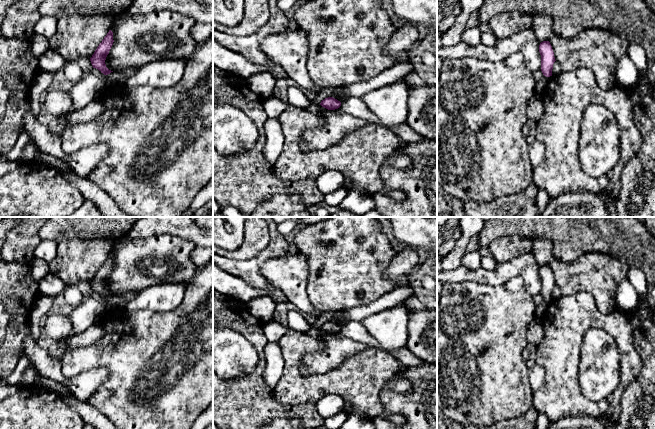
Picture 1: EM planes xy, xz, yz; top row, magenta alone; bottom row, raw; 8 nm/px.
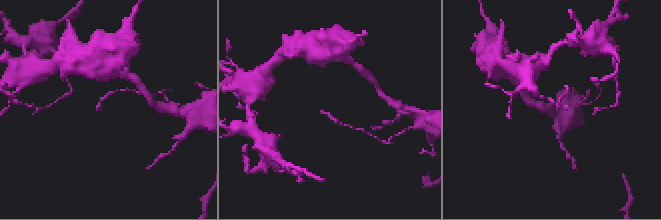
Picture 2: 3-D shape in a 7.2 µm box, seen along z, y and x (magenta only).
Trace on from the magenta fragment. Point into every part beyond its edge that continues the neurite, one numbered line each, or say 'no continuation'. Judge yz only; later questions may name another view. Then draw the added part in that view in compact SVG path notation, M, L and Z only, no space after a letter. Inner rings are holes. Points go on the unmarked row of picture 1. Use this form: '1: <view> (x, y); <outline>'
no continuation

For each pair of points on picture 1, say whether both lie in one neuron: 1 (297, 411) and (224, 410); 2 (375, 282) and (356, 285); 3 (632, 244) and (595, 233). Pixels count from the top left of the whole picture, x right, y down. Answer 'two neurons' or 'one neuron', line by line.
1: one neuron
2: one neuron
3: one neuron

